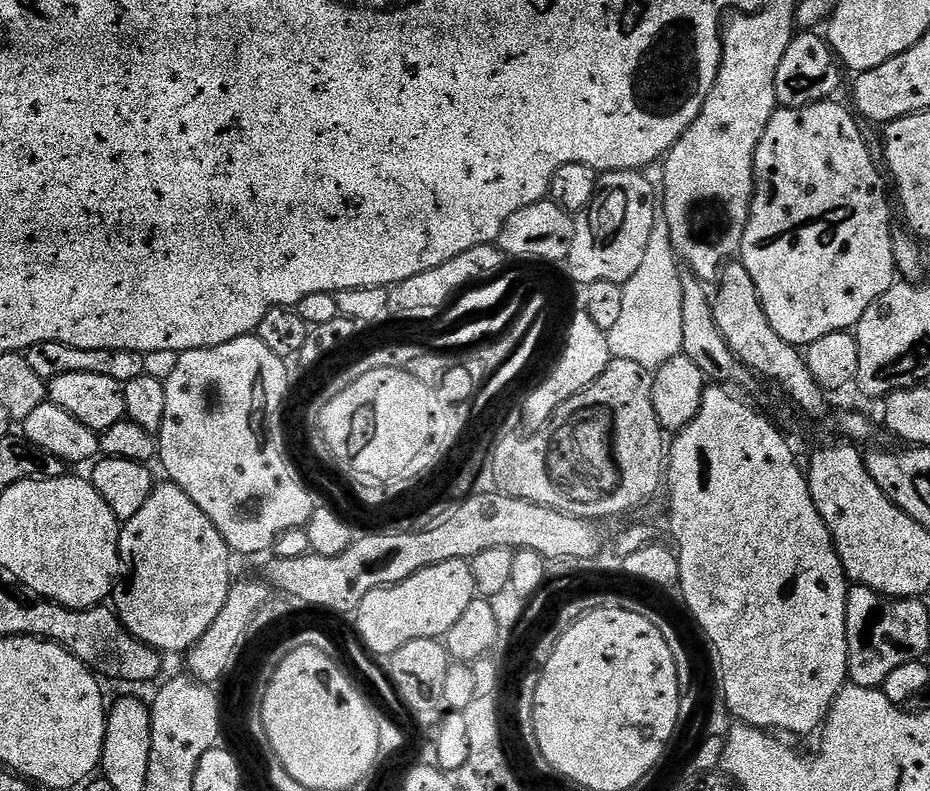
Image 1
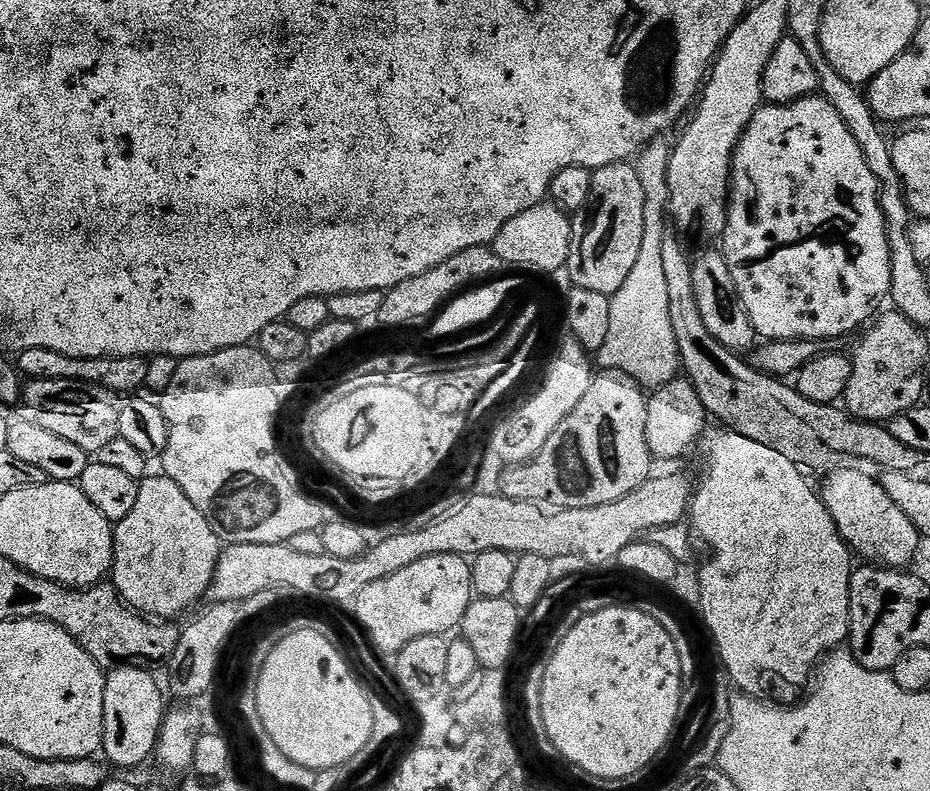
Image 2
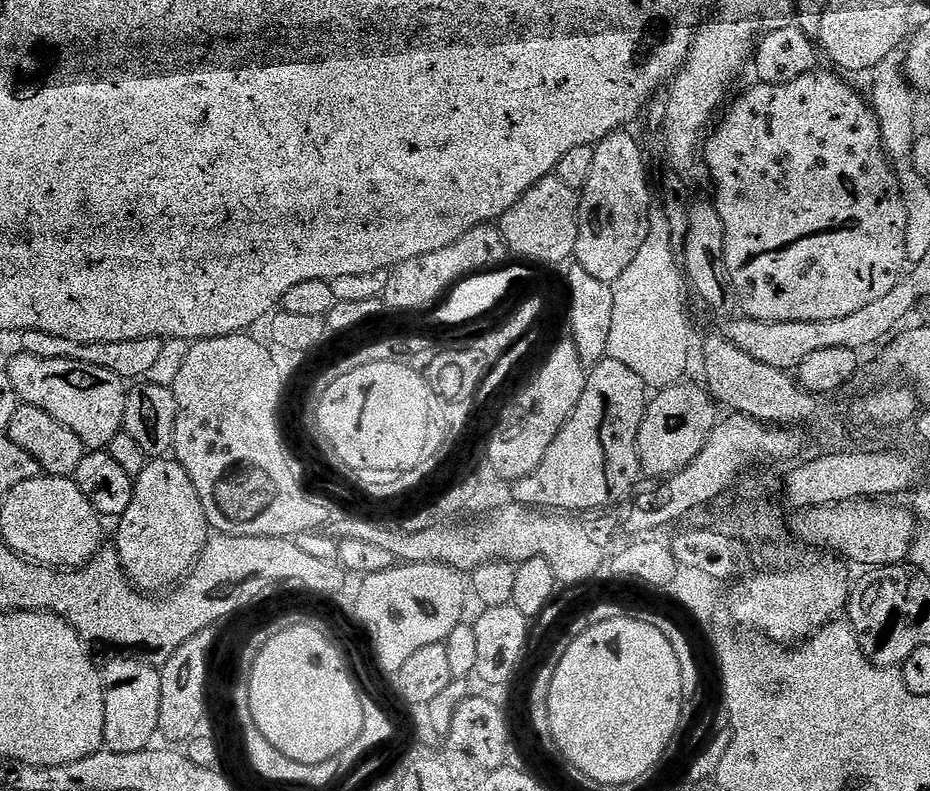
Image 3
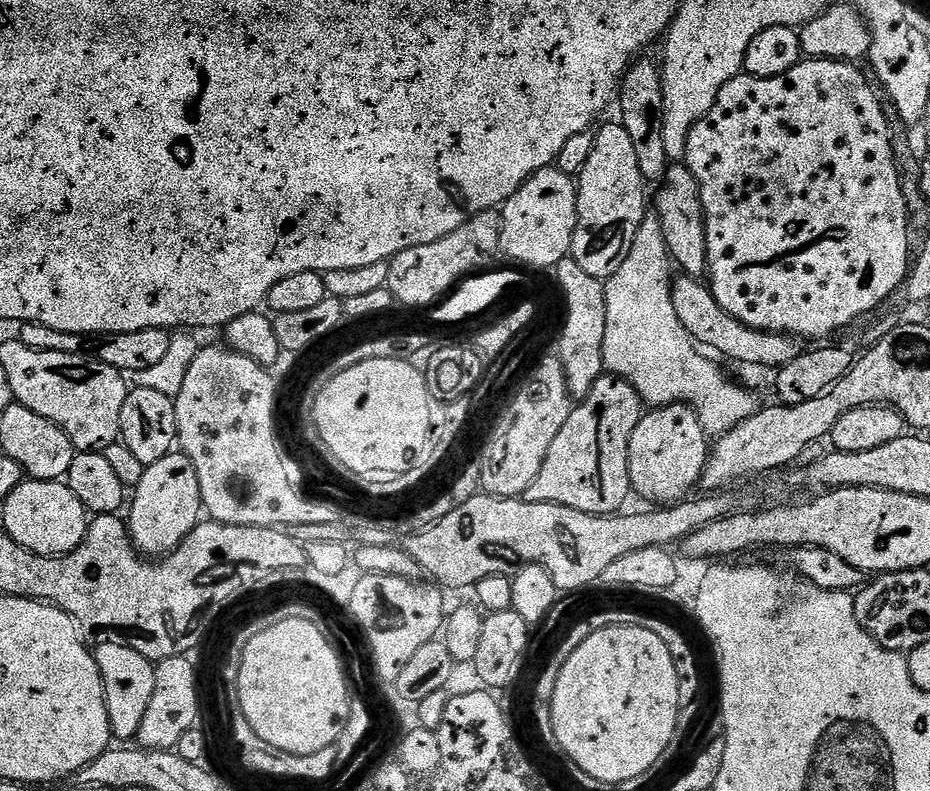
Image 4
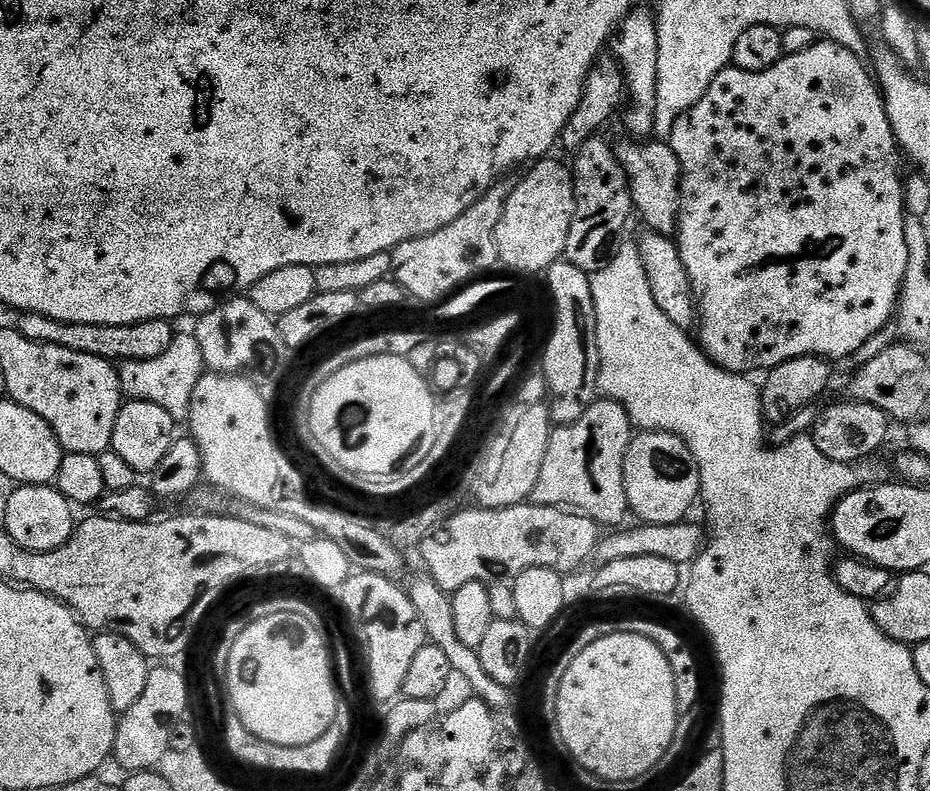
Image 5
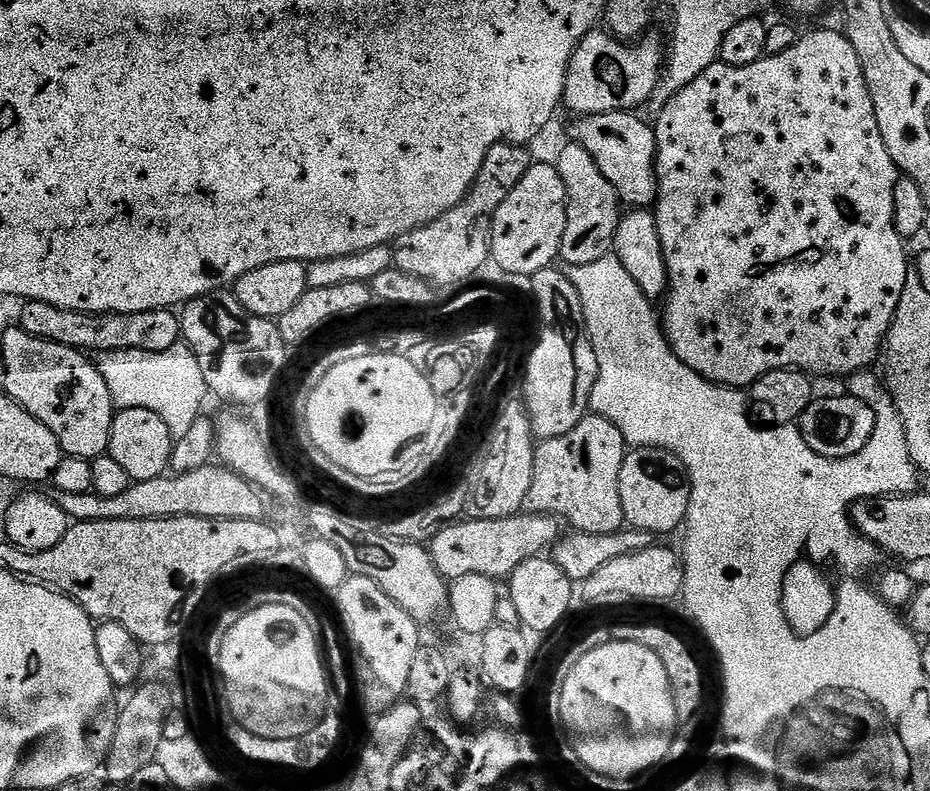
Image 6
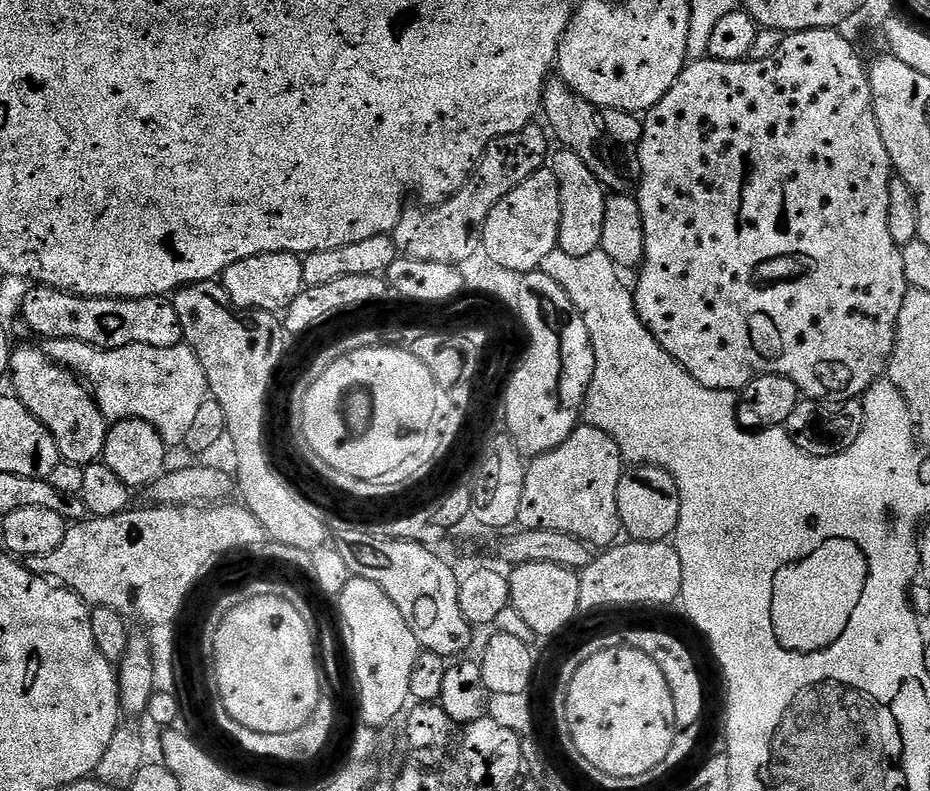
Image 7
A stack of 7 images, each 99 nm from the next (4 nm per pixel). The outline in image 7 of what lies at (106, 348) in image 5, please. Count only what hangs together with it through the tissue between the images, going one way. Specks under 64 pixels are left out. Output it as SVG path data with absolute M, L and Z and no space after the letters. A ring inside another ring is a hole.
M45 284L32 286L25 296L19 310L22 322L36 336L41 336L41 341L50 340L73 340L74 342L86 342L95 348L121 348L122 346L134 346L141 344L142 346L154 346L155 348L172 348L174 345L181 343L184 339L184 331L182 330L182 322L178 322L178 310L174 310L171 299L163 296L151 296L150 298L130 298L129 300L111 300L110 298L86 298L85 296L75 296L69 292L63 292L57 288L48 288Z

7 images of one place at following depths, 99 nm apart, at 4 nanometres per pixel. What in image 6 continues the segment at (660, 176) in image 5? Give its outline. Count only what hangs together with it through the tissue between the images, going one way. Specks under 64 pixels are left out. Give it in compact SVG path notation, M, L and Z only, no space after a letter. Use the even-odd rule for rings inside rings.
M635 111L607 112L582 116L571 121L571 139L589 151L598 162L602 174L619 194L621 201L632 208L651 209L658 195L656 190L656 130Z

